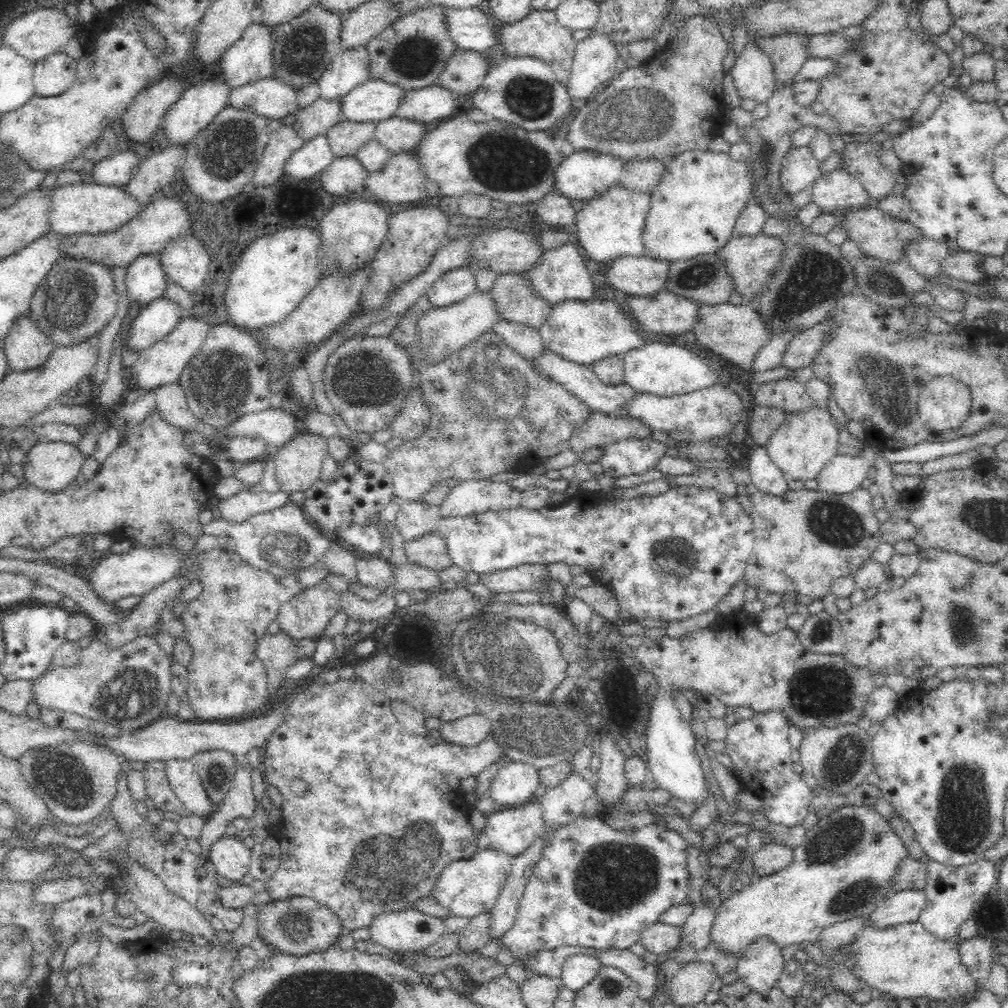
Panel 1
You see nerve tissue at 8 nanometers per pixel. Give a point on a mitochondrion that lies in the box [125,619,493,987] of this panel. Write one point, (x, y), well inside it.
(386, 868)

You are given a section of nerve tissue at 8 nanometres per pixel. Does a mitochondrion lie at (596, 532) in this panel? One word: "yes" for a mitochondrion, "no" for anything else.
no

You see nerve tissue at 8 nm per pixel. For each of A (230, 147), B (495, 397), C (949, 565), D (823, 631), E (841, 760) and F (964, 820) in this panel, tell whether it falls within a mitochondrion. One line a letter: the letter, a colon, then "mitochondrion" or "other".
A: mitochondrion
B: mitochondrion
C: other
D: mitochondrion
E: mitochondrion
F: mitochondrion

